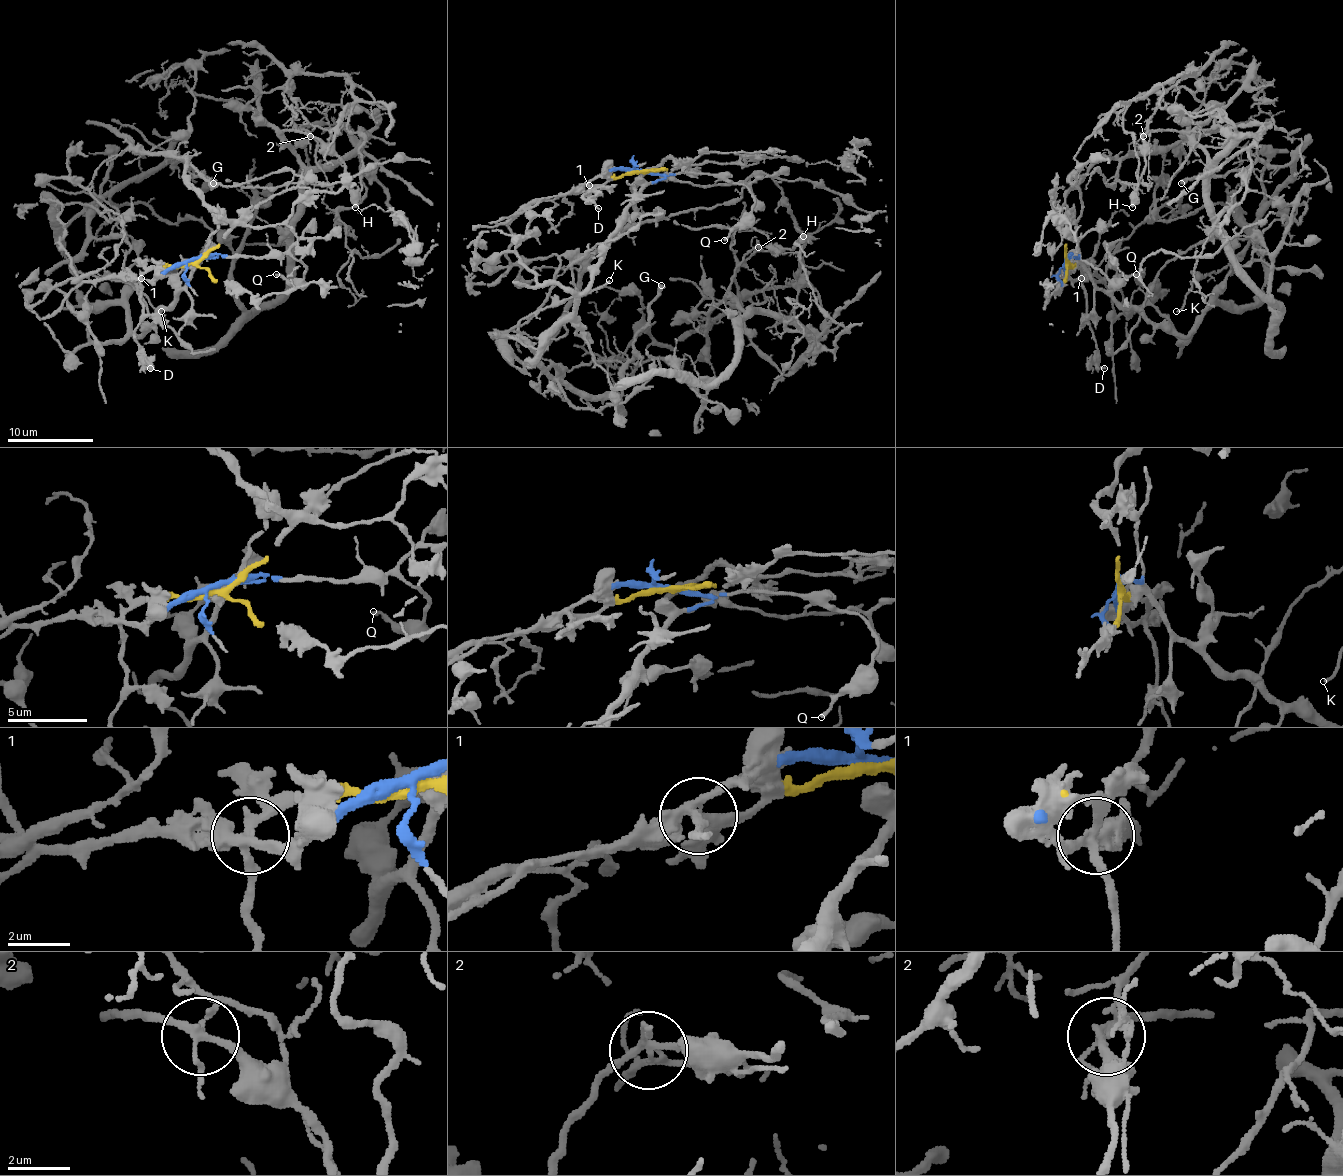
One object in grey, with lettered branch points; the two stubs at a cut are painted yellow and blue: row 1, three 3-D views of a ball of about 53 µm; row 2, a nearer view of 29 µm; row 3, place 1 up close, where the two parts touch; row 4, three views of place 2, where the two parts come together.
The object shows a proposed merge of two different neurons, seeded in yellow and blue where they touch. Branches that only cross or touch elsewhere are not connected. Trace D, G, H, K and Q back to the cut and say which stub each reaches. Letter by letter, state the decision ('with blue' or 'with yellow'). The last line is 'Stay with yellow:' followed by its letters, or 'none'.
D: with yellow
G: with blue
H: with blue
K: with blue
Q: with blue
Stay with yellow: D

